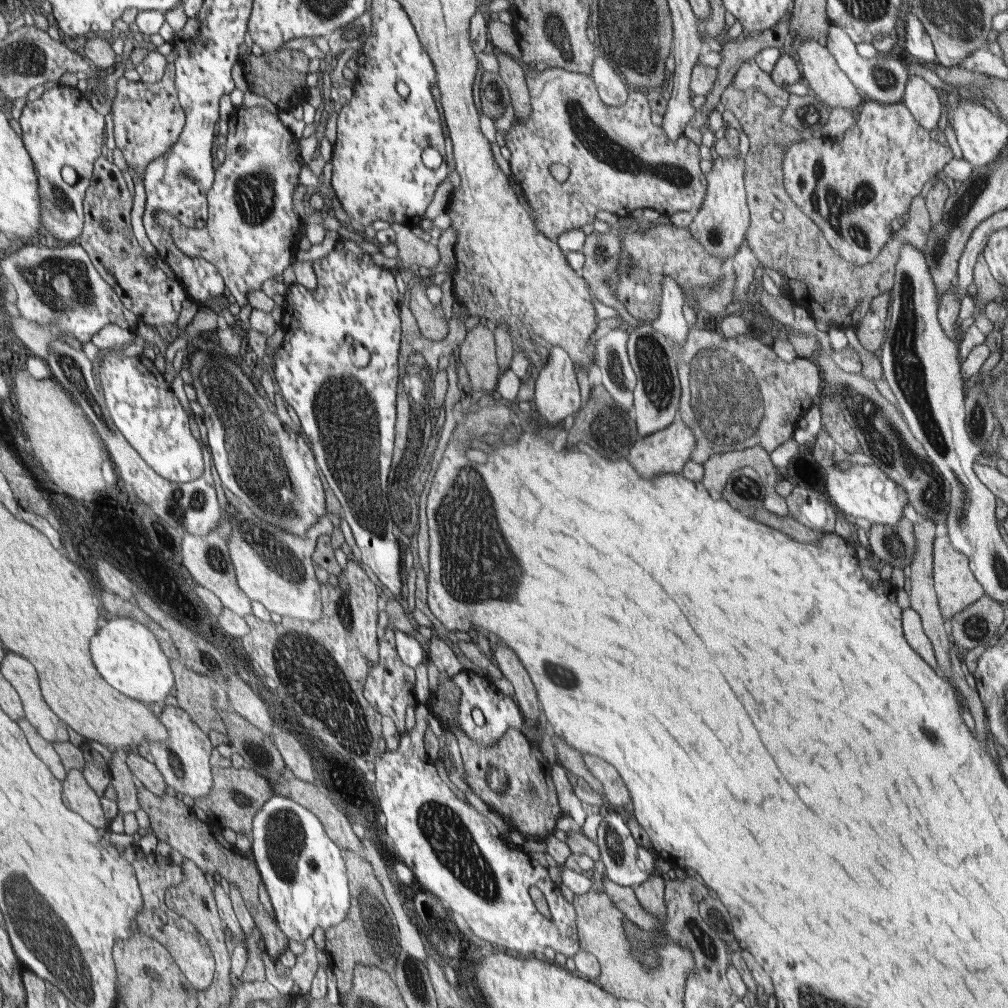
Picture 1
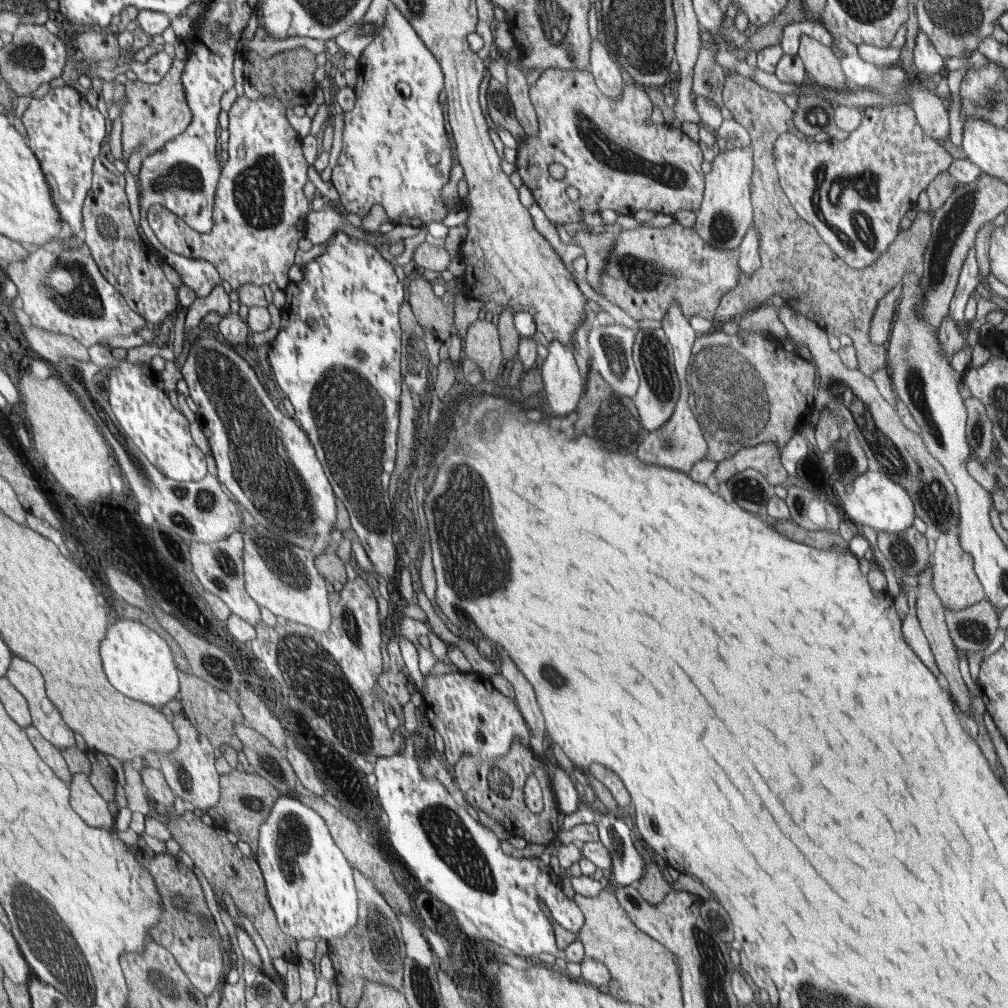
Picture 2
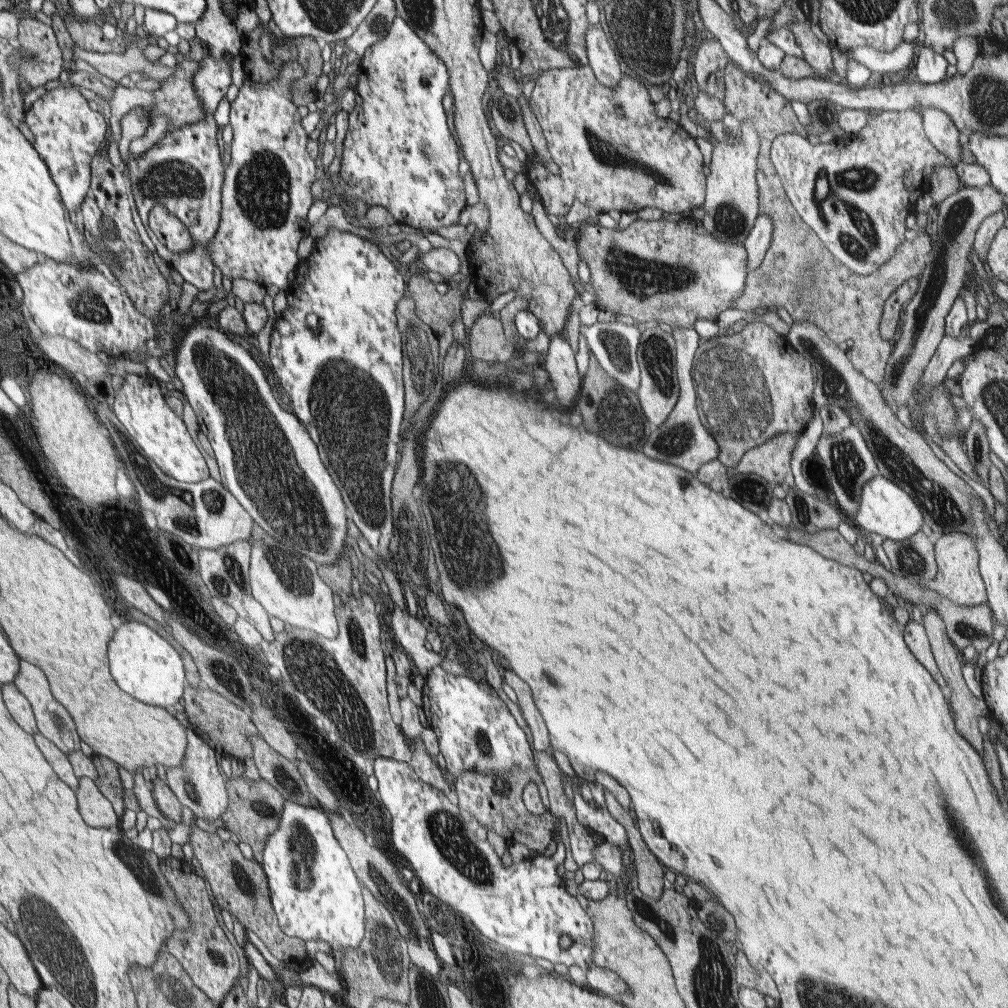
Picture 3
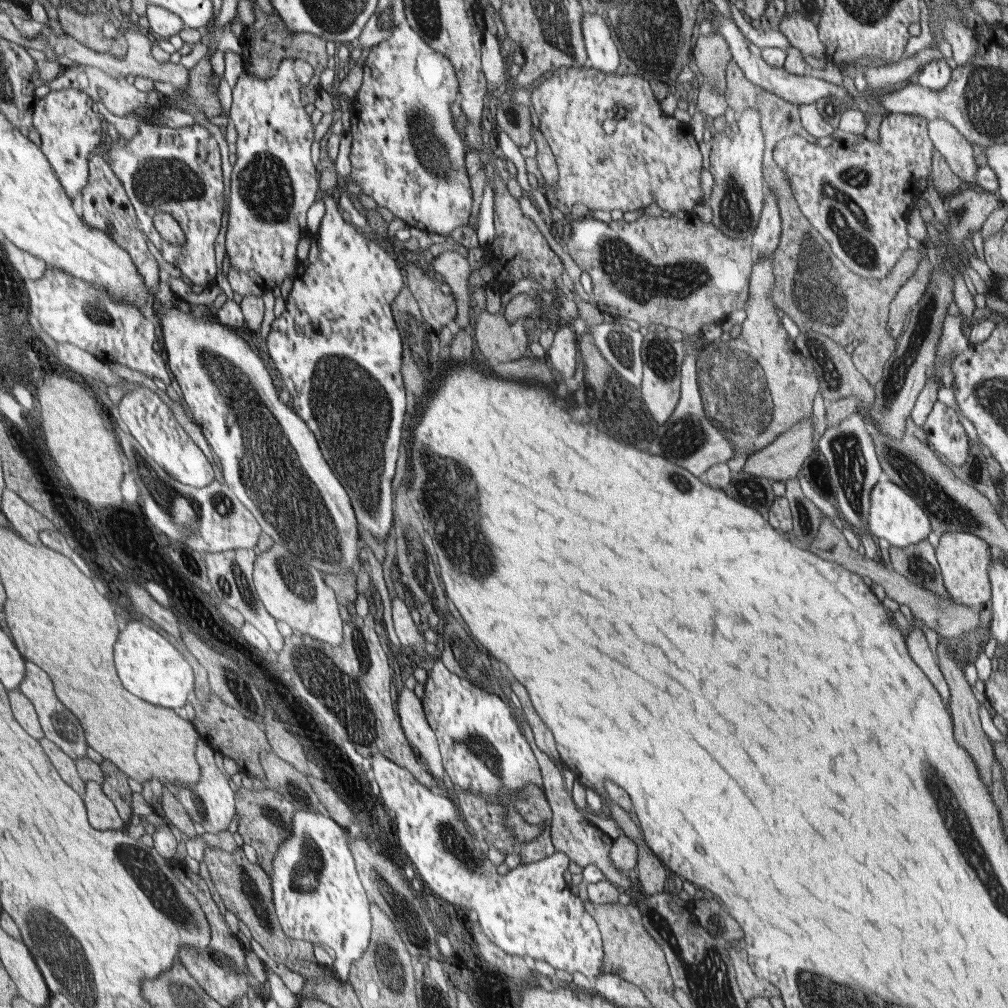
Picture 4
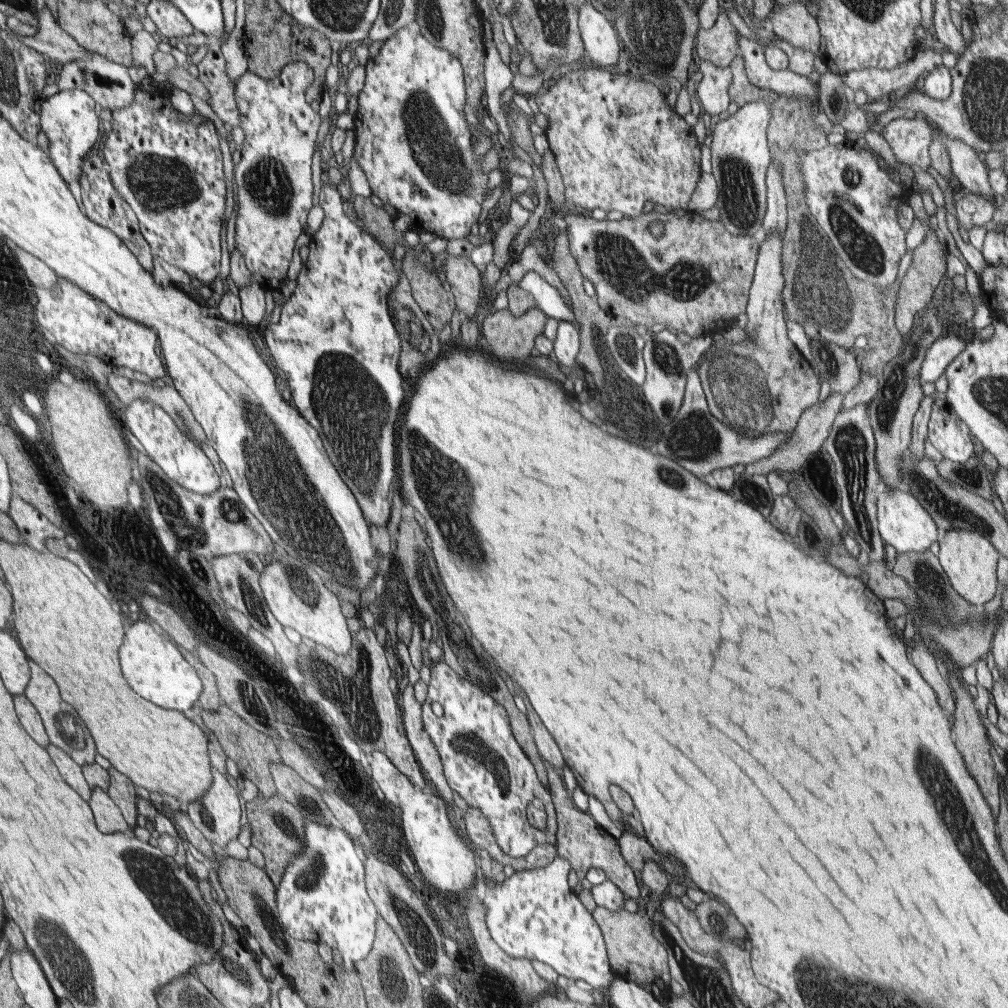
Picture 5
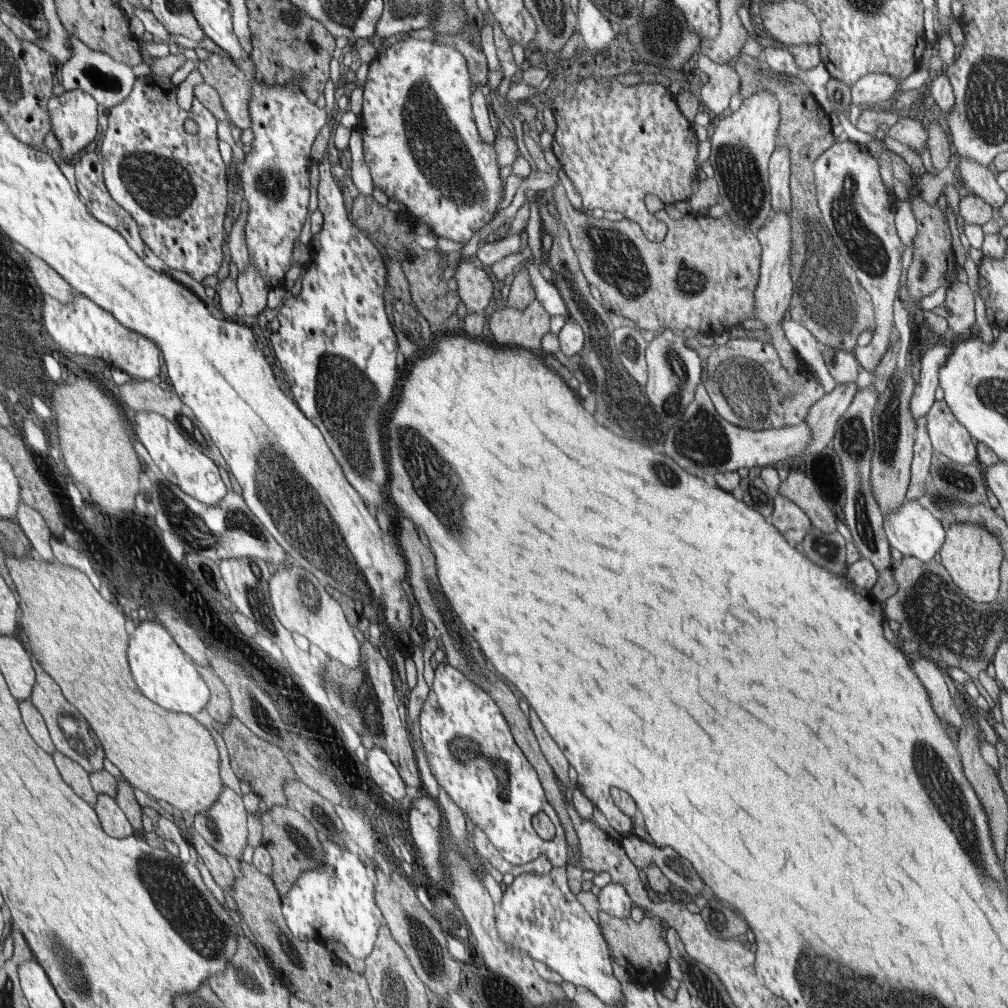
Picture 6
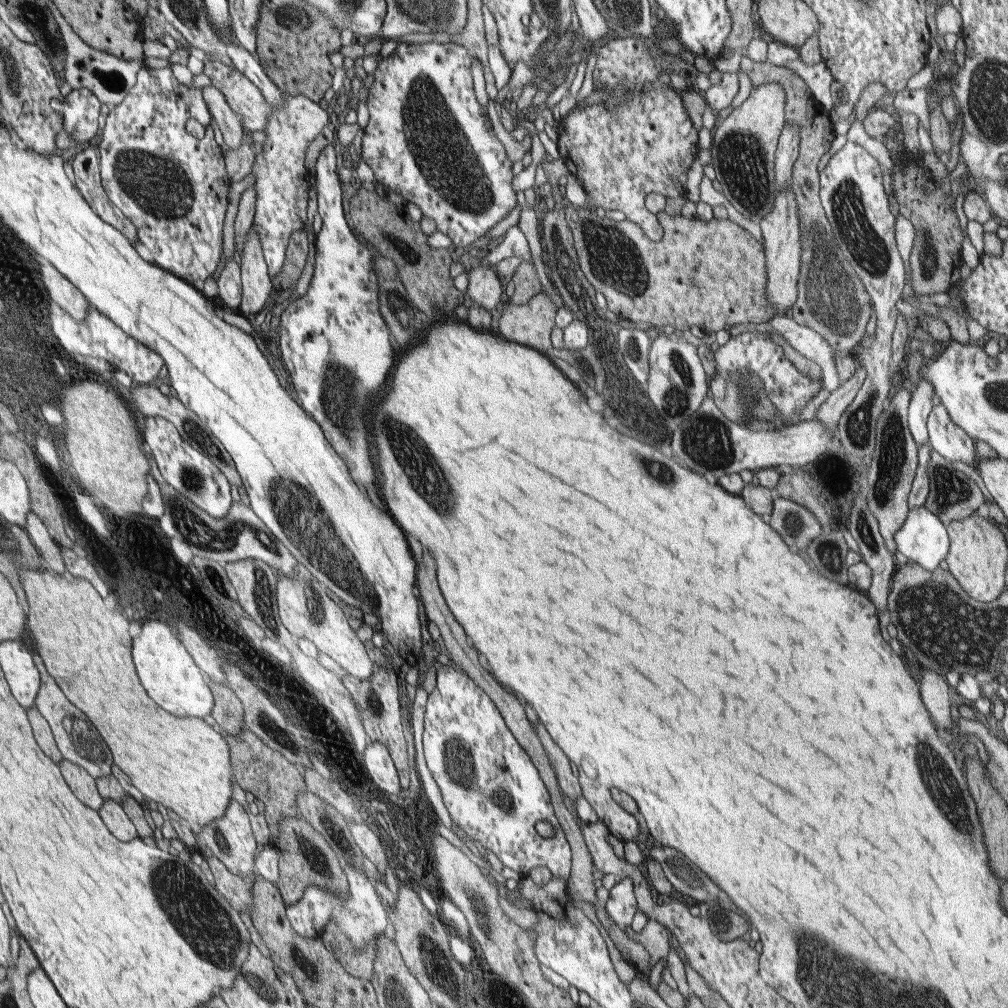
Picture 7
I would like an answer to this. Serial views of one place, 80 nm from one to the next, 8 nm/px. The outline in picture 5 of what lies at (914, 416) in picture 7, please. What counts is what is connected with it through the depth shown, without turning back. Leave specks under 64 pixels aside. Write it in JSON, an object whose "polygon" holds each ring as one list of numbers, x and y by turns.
{"polygon":[[947,335,932,343,927,348,927,353,919,370,921,384,934,384,945,374,946,367,954,360,955,356,965,347,966,342,956,336]]}

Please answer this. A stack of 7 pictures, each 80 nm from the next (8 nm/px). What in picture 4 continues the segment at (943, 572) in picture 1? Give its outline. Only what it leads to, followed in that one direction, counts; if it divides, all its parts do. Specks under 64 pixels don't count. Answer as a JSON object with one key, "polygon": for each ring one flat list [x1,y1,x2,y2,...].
{"polygon":[[948,532,940,535,935,556,944,579,944,588,950,599,960,605,982,607,992,597,991,582,988,565,992,561,992,554,988,544,968,532]]}

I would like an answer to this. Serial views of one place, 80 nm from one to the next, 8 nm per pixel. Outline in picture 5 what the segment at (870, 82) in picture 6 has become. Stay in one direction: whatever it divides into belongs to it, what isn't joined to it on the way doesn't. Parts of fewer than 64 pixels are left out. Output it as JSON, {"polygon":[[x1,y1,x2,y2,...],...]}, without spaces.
{"polygon":[[929,48,926,52,917,52,908,63,892,70,862,68,840,77,854,93,862,90,869,101,880,102,884,96,893,97,896,91,913,87,921,75,924,76,941,65,943,65,941,54]]}

